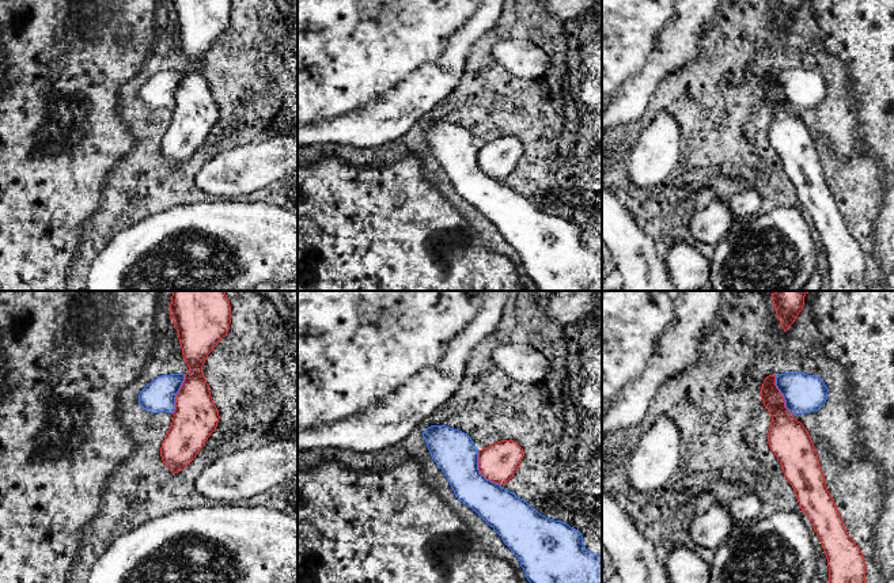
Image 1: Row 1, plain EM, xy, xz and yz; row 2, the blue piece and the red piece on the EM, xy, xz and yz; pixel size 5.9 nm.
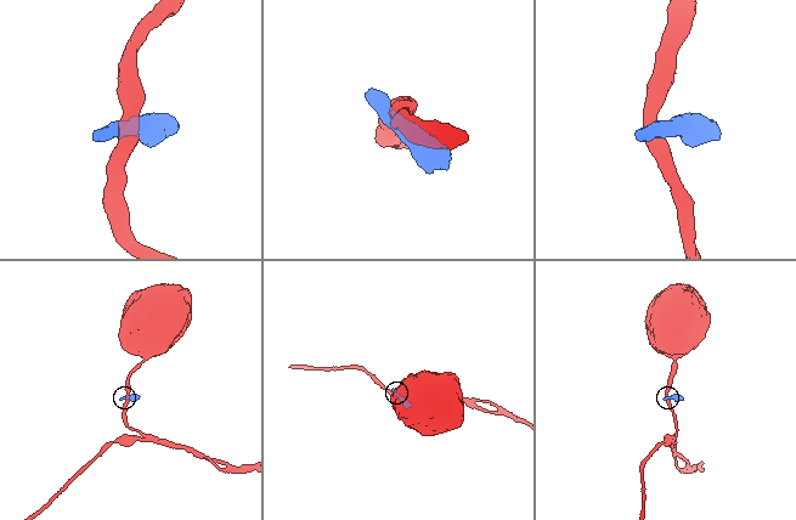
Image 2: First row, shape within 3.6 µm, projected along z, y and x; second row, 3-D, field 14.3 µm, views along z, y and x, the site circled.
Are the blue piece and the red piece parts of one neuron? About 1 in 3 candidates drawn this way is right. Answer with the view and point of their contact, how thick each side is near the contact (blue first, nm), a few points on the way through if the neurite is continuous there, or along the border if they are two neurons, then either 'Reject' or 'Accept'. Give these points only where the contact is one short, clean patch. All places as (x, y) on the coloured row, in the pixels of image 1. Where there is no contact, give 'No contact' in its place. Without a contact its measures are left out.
Touches blue at xz (478, 472). Thickness 260 nm (blue) against 220 nm. Boundary: xz (478, 450), (478, 470), (487, 479), (500, 485). Reject

